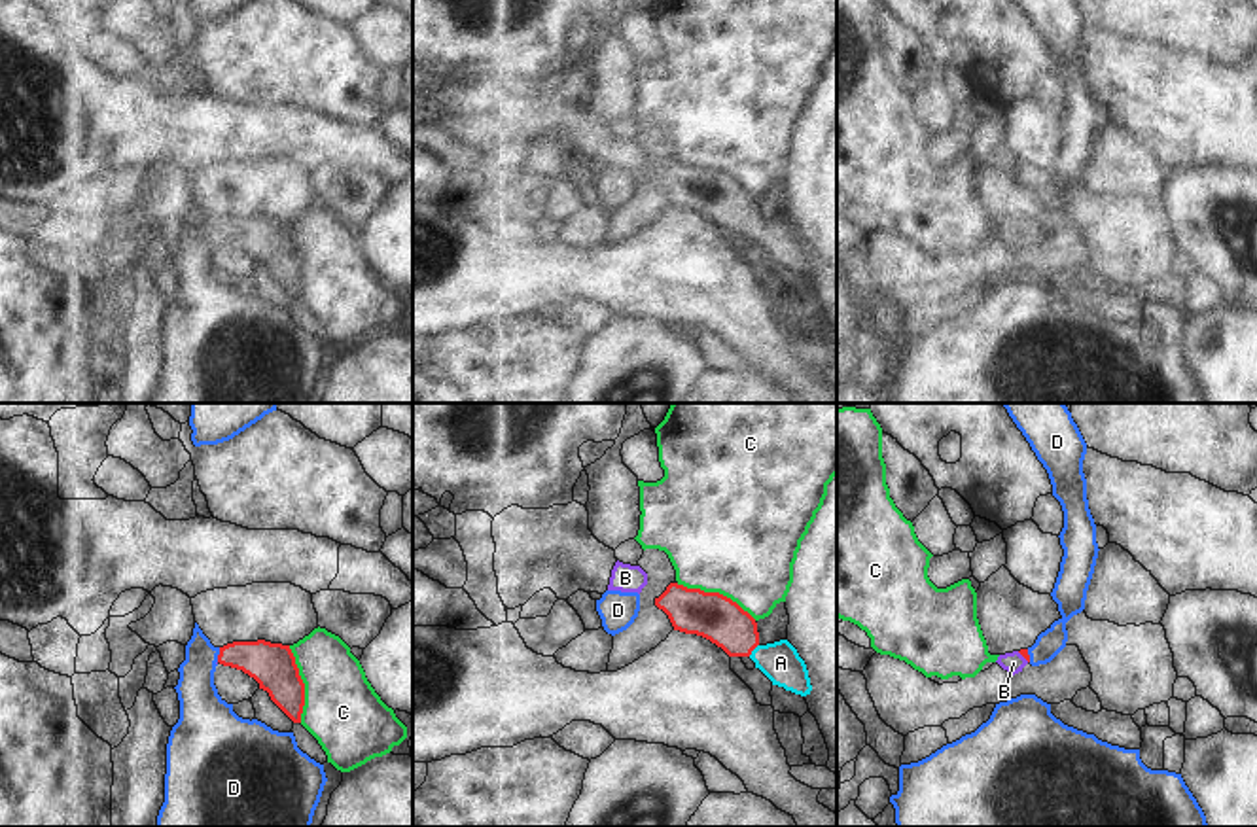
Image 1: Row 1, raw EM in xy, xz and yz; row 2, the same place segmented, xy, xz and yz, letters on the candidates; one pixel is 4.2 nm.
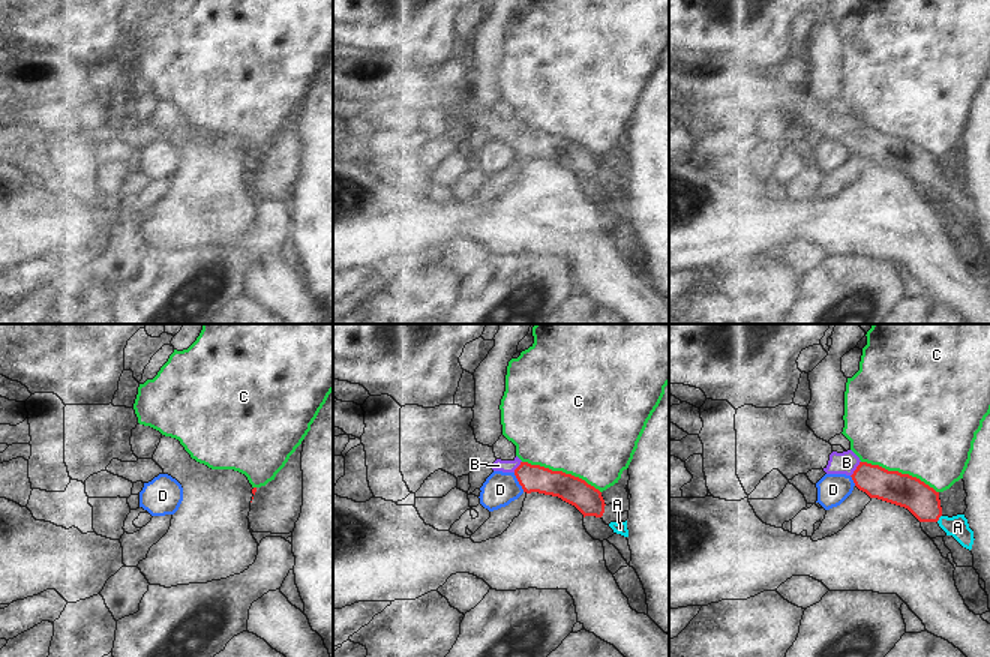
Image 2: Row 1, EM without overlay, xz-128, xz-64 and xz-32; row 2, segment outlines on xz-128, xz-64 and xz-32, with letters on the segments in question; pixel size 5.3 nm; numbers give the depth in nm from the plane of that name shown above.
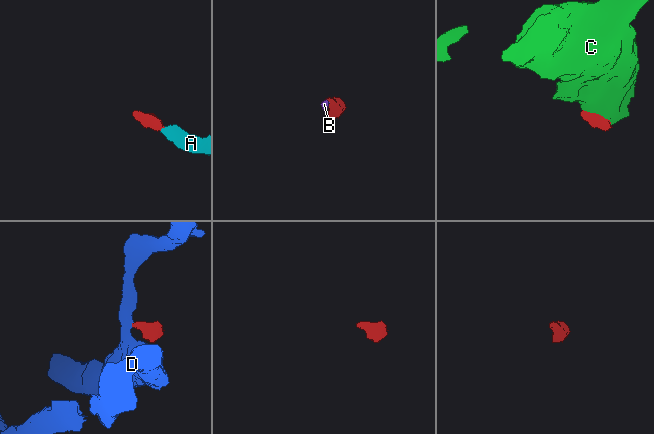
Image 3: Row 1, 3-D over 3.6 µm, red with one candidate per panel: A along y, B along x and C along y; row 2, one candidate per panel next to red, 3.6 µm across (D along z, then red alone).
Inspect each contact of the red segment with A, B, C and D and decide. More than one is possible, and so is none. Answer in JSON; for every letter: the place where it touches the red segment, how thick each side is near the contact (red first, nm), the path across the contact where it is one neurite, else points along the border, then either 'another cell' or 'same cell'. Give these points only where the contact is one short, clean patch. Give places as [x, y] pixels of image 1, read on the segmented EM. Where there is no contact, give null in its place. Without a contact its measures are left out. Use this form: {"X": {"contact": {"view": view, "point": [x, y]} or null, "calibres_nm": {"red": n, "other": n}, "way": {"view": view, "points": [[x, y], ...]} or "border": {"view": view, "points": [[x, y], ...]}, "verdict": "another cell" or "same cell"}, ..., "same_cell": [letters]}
{"A": {"contact": {"view": "xz", "point": [754, 648]}, "calibres_nm": {"red": 200, "other": 170}, "way": {"view": "xz", "points": [[712, 615], [754, 648], [780, 663]]}, "verdict": "same cell"}, "B": {"contact": {"view": "yz", "point": [1023, 655]}, "calibres_nm": {"red": 30, "other": 90}, "way": {"view": "yz", "points": [[1023, 651], [1023, 655], [1013, 663]]}, "verdict": "same cell"}, "C": {"contact": {"view": "xz", "point": [716, 593]}, "calibres_nm": {"red": 200, "other": 500}, "verdict": "another cell"}, "D": {"contact": {"view": "xy", "point": [218, 655]}, "calibres_nm": {"red": 190, "other": 200}, "border": {"view": "xy", "points": [[220, 648], [216, 661]]}, "verdict": "another cell"}, "same_cell": ["A", "B"]}

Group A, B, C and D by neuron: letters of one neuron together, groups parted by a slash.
A B / C / D

